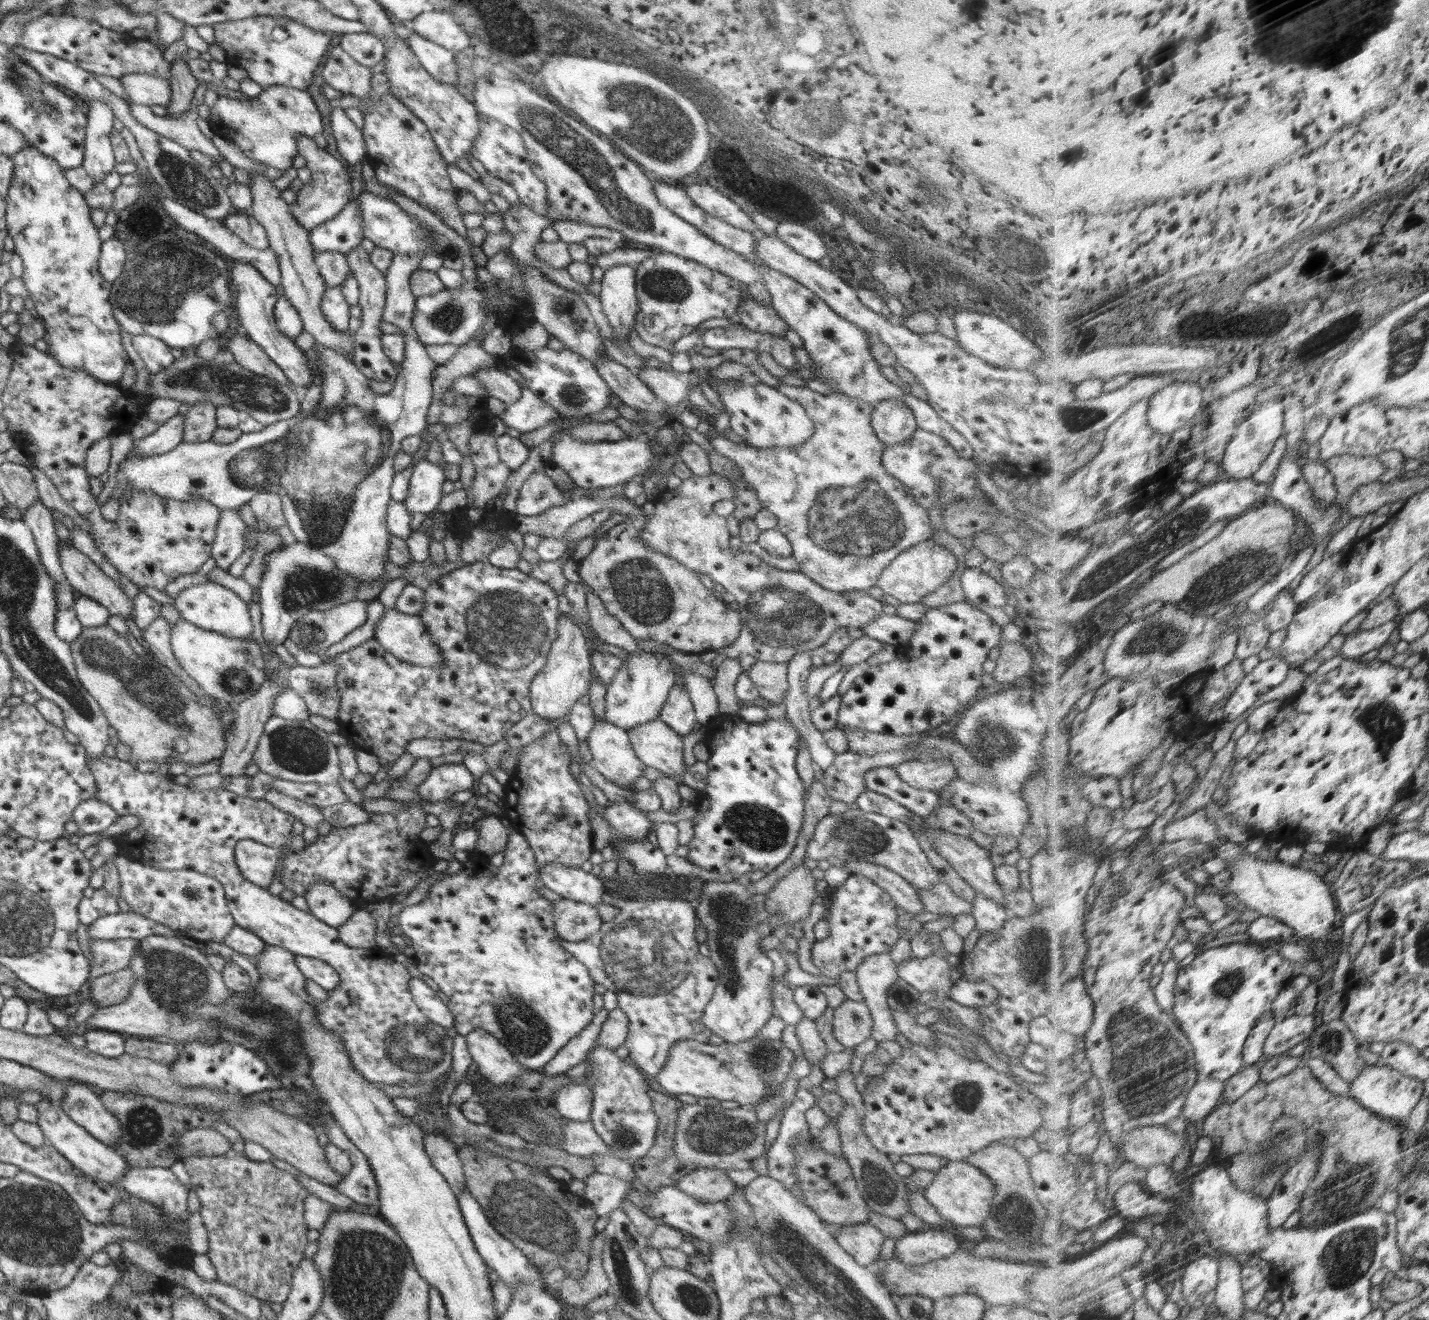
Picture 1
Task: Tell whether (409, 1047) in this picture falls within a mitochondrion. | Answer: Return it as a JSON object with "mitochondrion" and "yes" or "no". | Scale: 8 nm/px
{"mitochondrion":"yes"}

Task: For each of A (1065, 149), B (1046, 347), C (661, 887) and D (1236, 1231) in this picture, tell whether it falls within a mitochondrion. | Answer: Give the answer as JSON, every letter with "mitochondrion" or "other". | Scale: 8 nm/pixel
{"A":"mitochondrion","B":"other","C":"mitochondrion","D":"other"}

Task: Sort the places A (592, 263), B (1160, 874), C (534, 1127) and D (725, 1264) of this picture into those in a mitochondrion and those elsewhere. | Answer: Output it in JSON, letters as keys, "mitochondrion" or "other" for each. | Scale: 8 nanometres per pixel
{"A":"other","B":"other","C":"mitochondrion","D":"other"}

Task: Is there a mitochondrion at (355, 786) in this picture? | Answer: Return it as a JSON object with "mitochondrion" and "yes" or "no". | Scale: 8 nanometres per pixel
{"mitochondrion":"no"}

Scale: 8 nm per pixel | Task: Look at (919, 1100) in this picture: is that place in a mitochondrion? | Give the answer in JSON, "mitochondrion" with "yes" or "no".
{"mitochondrion":"no"}

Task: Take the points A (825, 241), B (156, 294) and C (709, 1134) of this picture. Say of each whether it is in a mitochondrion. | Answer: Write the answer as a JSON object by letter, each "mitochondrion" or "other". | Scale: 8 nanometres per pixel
{"A":"other","B":"mitochondrion","C":"mitochondrion"}

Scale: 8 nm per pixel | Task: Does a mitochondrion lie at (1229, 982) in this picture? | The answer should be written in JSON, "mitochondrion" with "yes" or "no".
{"mitochondrion":"yes"}

